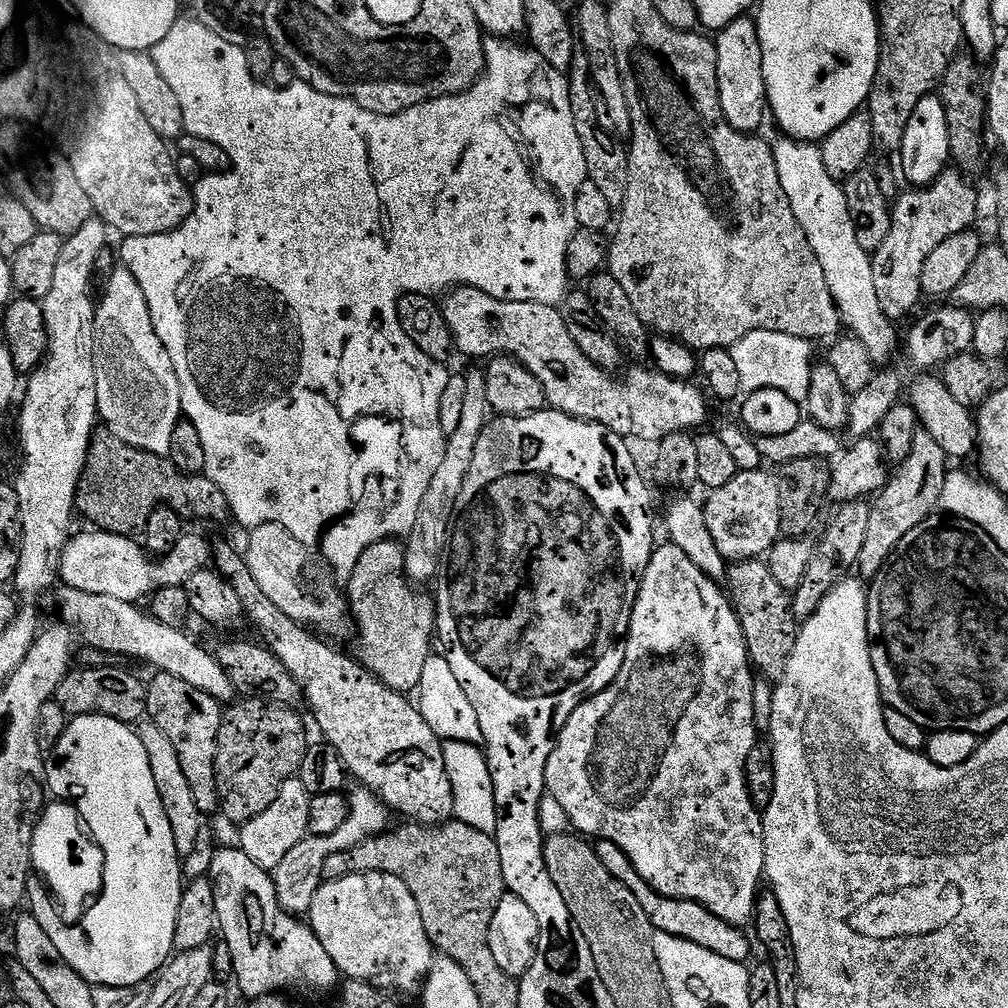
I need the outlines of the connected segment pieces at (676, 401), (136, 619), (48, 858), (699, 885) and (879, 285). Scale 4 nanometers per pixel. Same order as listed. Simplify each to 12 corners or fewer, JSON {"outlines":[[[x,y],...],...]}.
{"outlines":[[[453,287],[459,355],[515,358],[549,409],[633,441],[700,430],[709,397],[594,366],[559,307]],[[55,589],[59,619],[100,652],[221,702],[234,689],[211,651],[140,606]],[[60,798],[36,824],[33,869],[58,914],[98,910],[108,852]],[[653,551],[624,669],[546,762],[577,833],[747,929],[754,686],[733,601]],[[945,170],[901,191],[871,253],[874,291],[901,322],[922,300],[922,266],[973,227],[973,181]]]}

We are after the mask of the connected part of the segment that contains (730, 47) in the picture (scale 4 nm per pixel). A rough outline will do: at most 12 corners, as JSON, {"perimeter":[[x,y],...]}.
{"perimeter":[[751,15],[719,29],[724,121],[759,133],[769,115],[762,42]]}

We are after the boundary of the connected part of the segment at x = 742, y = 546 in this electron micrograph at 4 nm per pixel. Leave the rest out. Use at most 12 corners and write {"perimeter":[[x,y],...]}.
{"perimeter":[[739,471],[703,503],[724,560],[759,559],[783,531],[780,479]]}

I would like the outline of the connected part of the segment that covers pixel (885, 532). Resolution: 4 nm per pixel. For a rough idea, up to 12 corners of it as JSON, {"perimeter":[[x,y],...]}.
{"perimeter":[[928,432],[871,501],[858,565],[876,579],[937,515],[950,458]]}

